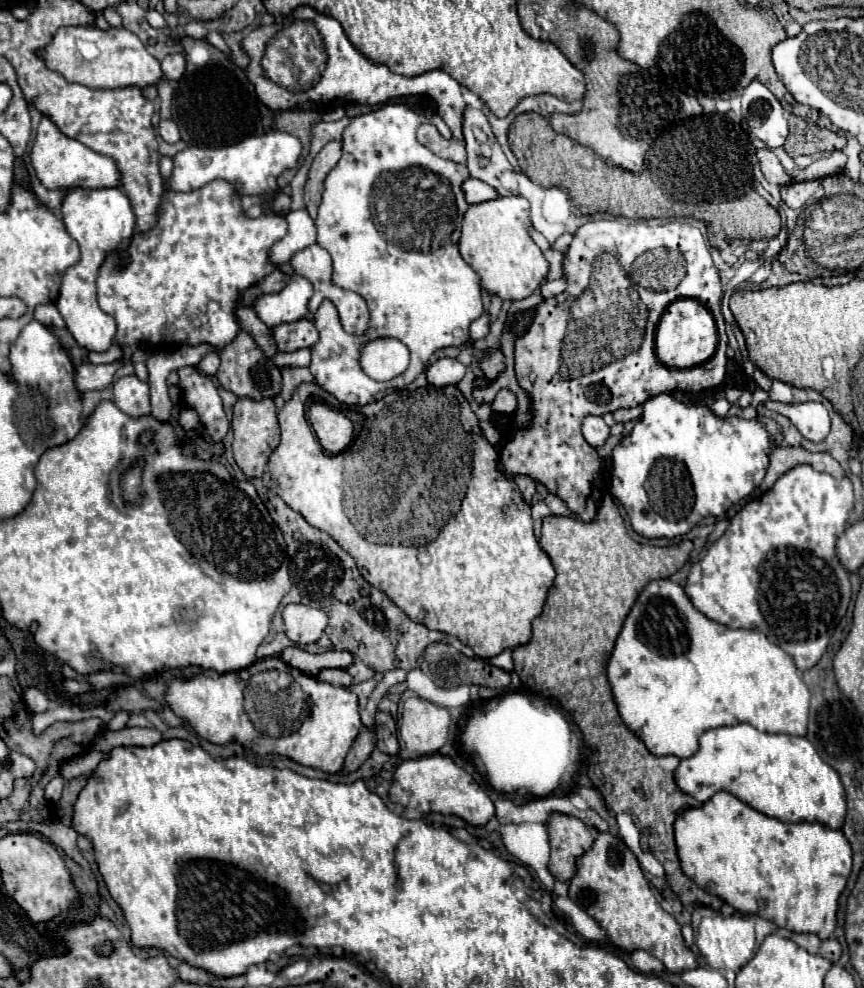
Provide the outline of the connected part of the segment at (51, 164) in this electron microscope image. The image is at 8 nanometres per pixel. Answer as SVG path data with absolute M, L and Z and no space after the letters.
M43 116L39 128L37 128L37 136L33 140L31 146L31 164L37 172L37 178L41 180L41 184L49 190L73 190L73 188L113 188L113 186L121 186L119 182L119 166L111 156L105 154L97 154L91 148L87 148L85 144L81 144L79 140L67 138L63 136L55 124Z

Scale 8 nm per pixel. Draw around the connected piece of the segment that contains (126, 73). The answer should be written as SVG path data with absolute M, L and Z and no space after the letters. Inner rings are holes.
M87 26L59 28L53 42L39 54L51 70L63 74L69 82L93 90L121 90L129 86L143 90L147 86L157 86L163 80L161 62L145 50L143 42L133 32L125 28L111 28L107 32Z

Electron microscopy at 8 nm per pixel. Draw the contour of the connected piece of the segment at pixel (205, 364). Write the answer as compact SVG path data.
M211 353L199 362L199 368L201 368L205 374L215 374L215 370L219 370L220 363L219 355Z

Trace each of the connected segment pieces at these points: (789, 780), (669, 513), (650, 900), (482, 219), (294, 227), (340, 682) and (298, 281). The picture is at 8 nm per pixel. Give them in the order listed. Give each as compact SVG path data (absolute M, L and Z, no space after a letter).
M751 724L721 726L703 732L699 750L691 758L681 760L679 768L675 770L675 782L685 794L699 802L707 802L713 794L725 790L741 802L747 802L761 814L767 814L781 822L823 822L825 826L839 830L843 826L847 810L845 790L839 780L839 774L819 758L815 746L807 738L759 732Z
M659 394L643 404L643 414L631 434L621 438L613 448L611 494L623 504L639 536L675 538L693 530L705 516L723 516L731 506L753 494L765 478L771 450L781 446L781 442L783 432L771 440L767 428L759 420L745 420L739 416L721 418L703 404L683 404L669 394Z
M609 832L599 834L591 850L577 860L577 874L569 882L569 898L599 922L615 946L629 952L645 950L661 960L669 972L683 972L699 966L697 954L685 946L679 924L655 900L635 854L623 840Z
M499 196L469 206L463 216L459 252L481 276L481 286L503 300L521 300L533 294L547 276L549 264L529 236L529 202L523 196Z
M305 208L289 212L285 218L289 222L287 234L279 242L275 242L273 248L271 248L271 252L269 252L269 260L275 266L279 266L283 262L289 262L295 252L299 252L305 246L313 244L315 236L317 236L315 220L307 214Z
M321 670L317 674L317 678L321 682L329 682L333 686L343 686L343 688L347 688L351 684L351 676L345 670Z
M293 276L291 282L275 294L261 294L255 300L253 310L267 326L279 326L305 318L309 312L309 300L313 296L313 286L307 278Z

